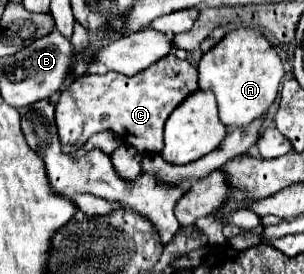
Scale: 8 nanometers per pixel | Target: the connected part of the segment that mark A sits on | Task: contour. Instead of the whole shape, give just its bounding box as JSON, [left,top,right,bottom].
[200,29,284,127]

